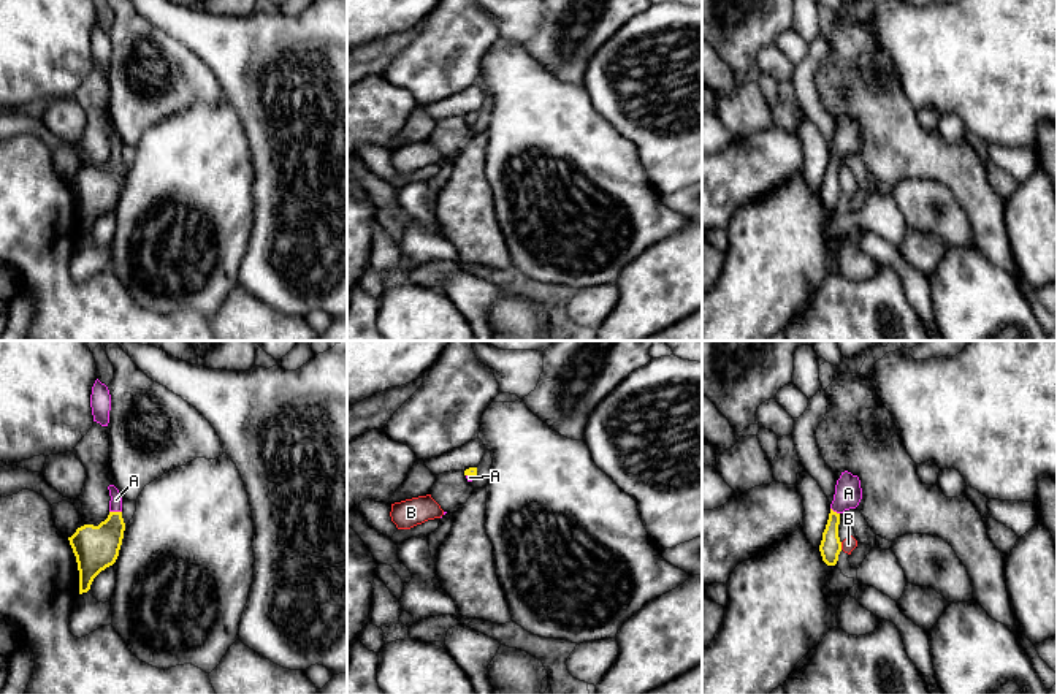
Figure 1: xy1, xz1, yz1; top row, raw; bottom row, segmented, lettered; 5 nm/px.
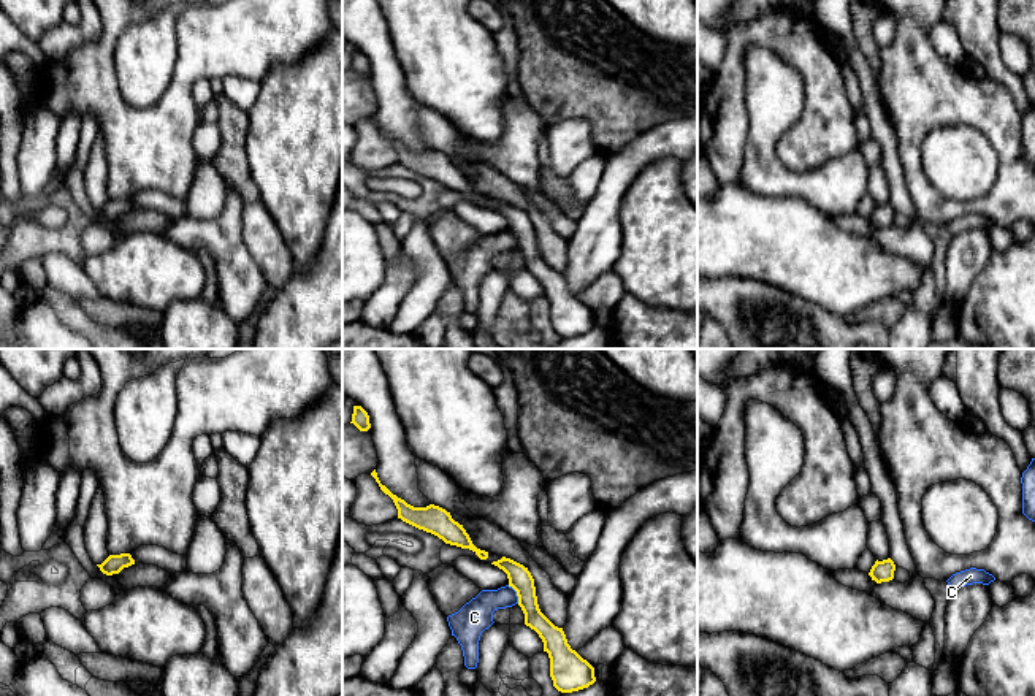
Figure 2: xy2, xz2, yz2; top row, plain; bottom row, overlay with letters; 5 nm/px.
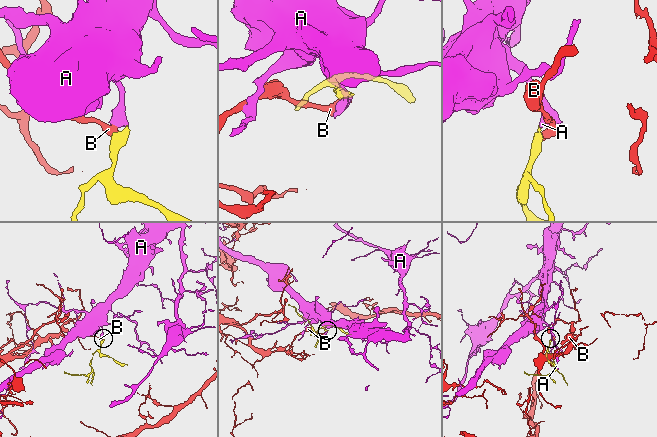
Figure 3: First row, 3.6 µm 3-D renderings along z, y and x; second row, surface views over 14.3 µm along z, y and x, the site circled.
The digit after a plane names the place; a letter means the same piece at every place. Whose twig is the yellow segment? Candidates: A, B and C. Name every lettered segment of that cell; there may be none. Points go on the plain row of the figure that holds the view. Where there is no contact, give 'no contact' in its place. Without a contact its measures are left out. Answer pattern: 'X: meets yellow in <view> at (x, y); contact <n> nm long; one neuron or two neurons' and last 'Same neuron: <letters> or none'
A: meets yellow in xy1 at (116, 157); contact 60 nm long; one neuron
B: meets yellow in yz1 at (840, 190); contact 40 nm long; two neurons
C: meets yellow in xz2 at (517, 238); contact 110 nm long; two neurons
Same neuron: A

